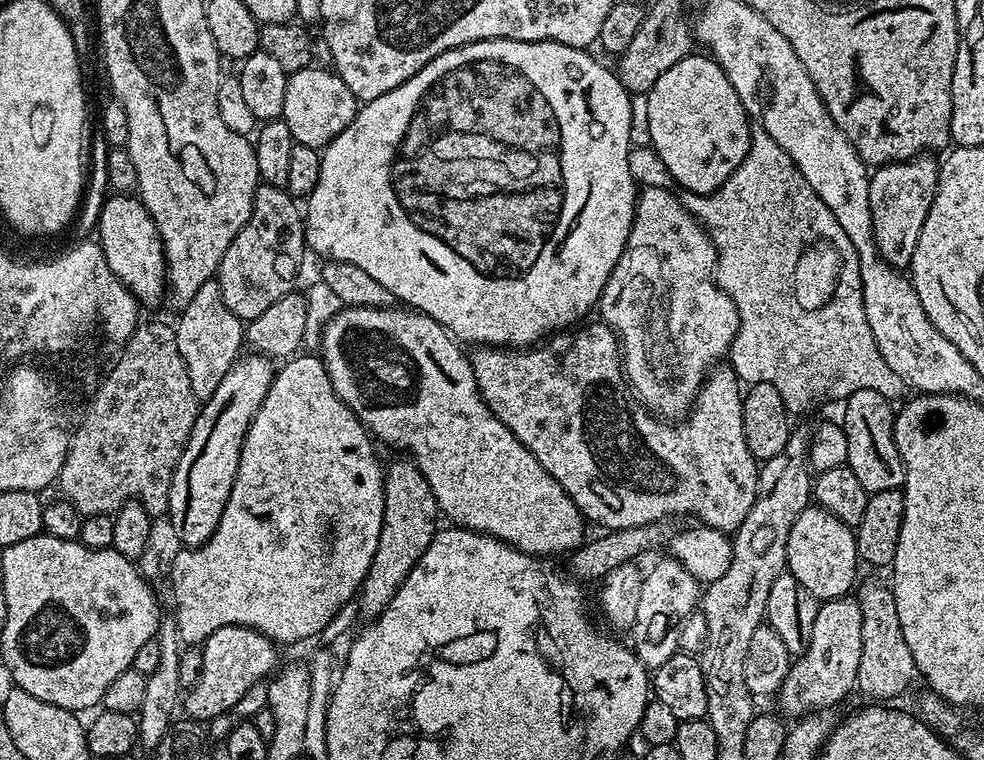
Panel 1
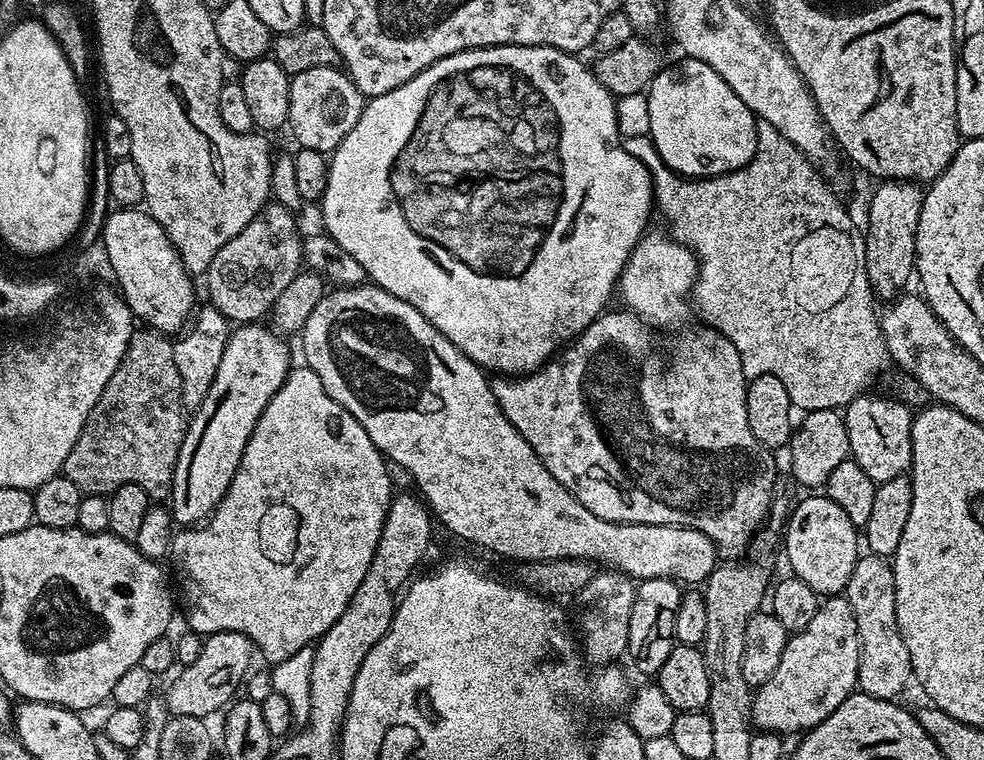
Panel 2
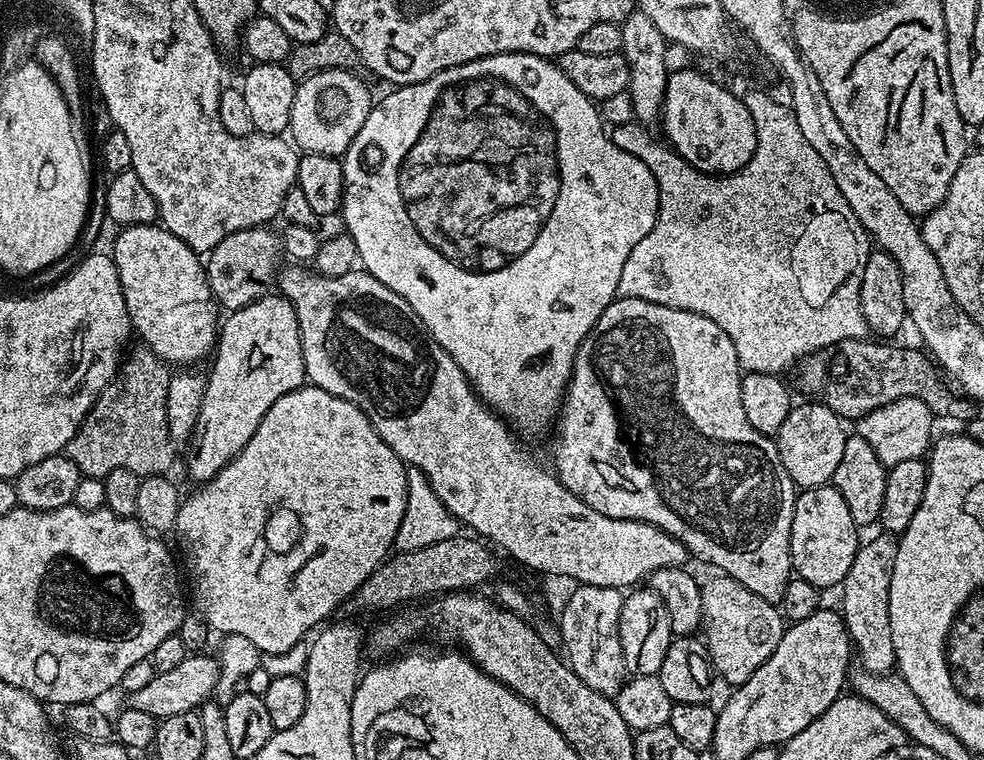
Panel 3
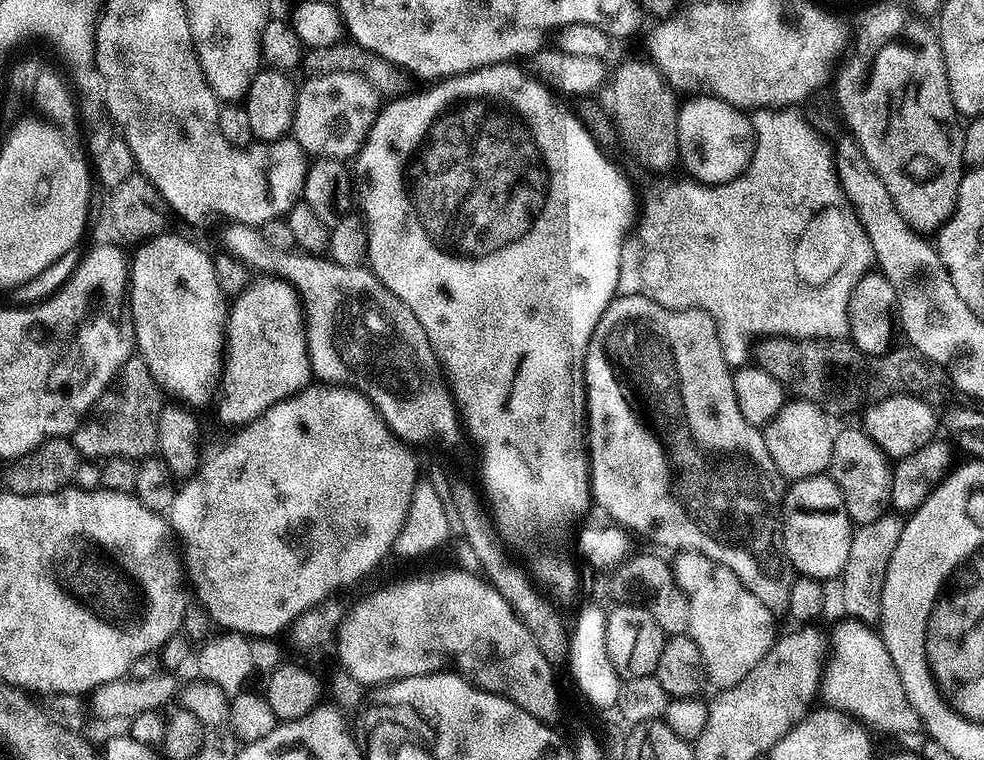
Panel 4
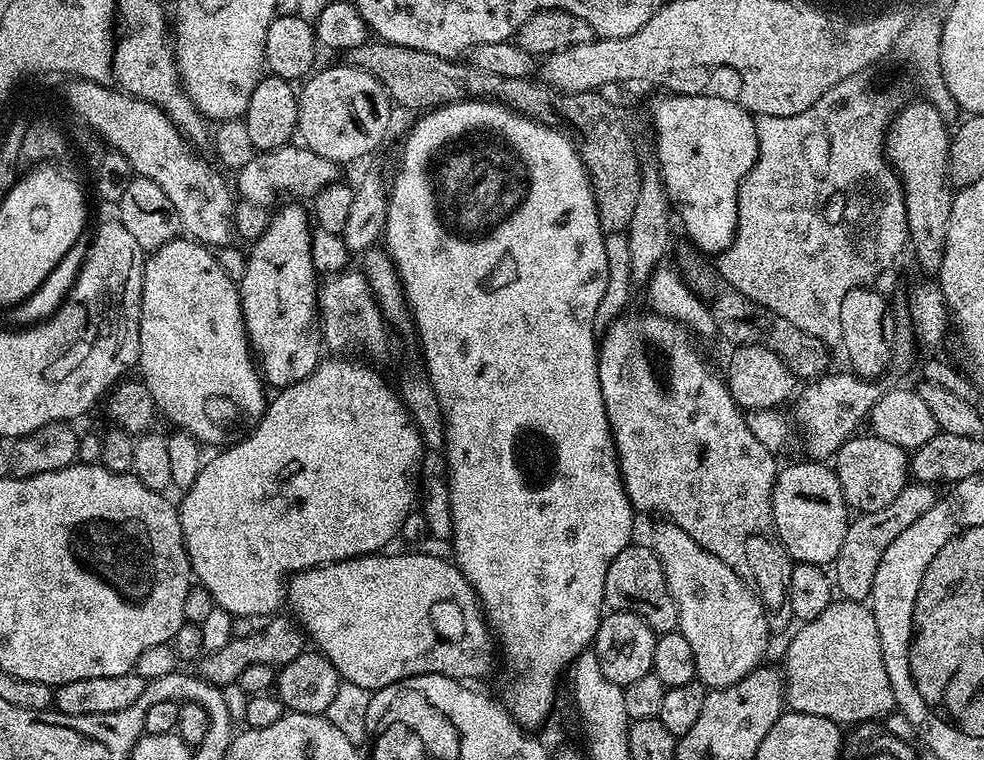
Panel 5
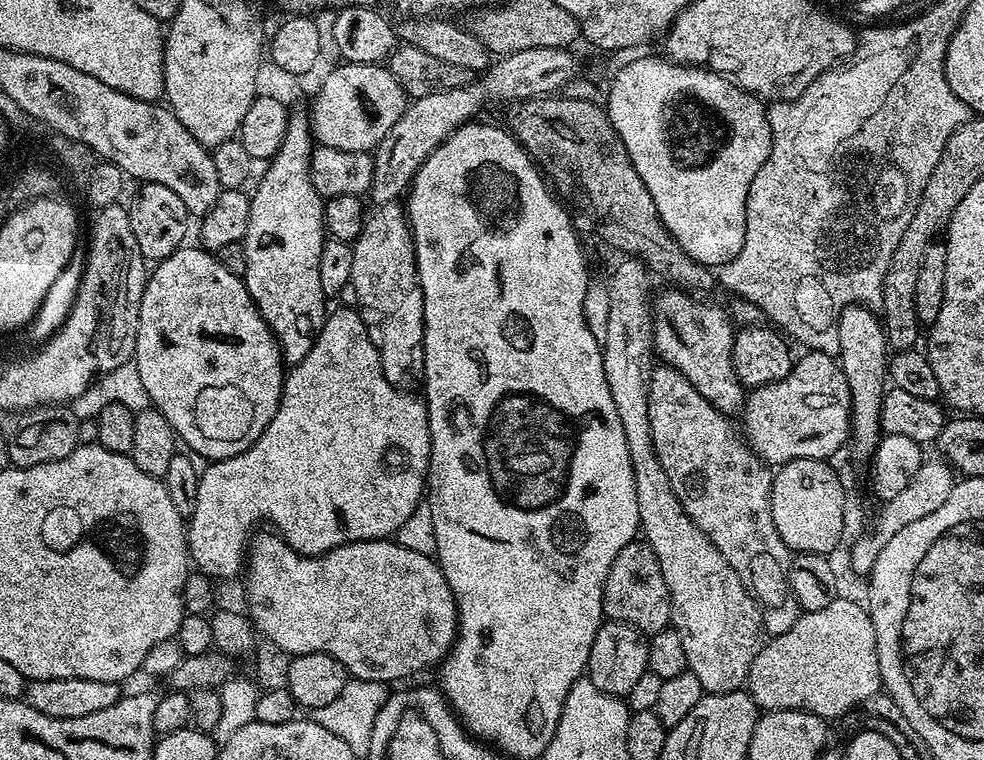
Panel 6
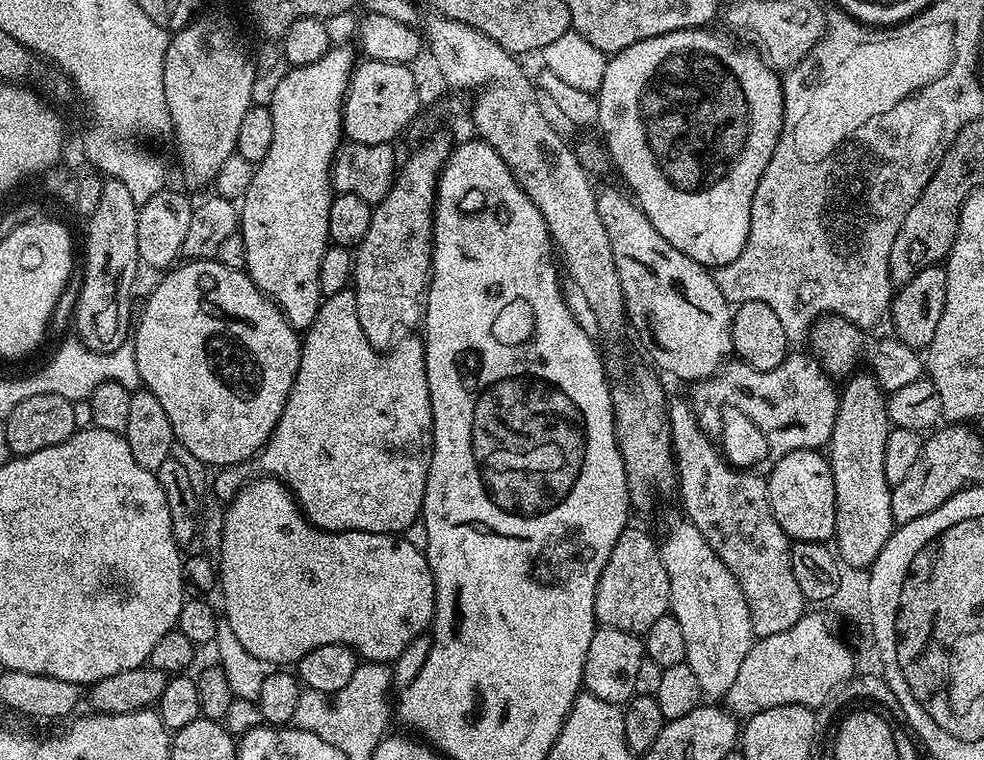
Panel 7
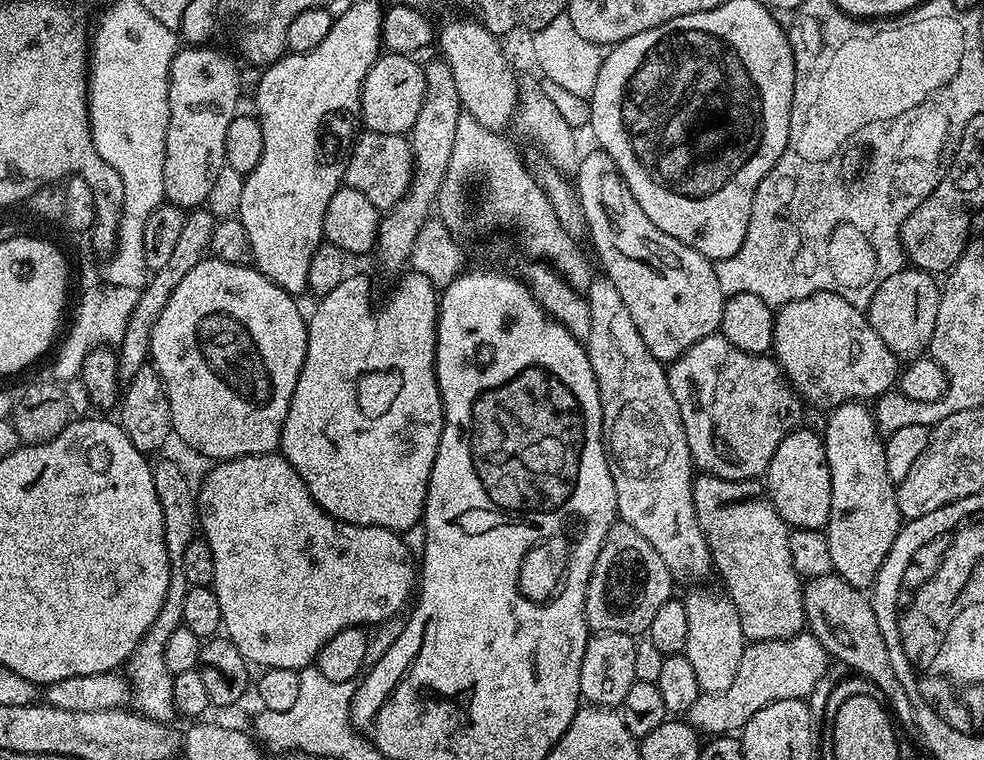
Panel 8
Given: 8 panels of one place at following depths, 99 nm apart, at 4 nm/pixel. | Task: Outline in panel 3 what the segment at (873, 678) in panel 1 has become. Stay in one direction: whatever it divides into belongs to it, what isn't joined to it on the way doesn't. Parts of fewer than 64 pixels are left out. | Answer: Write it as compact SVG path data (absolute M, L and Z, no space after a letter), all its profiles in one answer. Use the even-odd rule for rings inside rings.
M879 534L869 544L861 543L854 554L854 562L850 562L850 570L846 574L842 585L844 591L844 608L842 615L844 624L848 627L848 637L851 638L858 660L863 667L876 676L887 676L896 668L896 651L894 638L890 634L890 614L888 613L888 599L890 598L890 578L894 570L894 558L898 554L898 540L892 534Z

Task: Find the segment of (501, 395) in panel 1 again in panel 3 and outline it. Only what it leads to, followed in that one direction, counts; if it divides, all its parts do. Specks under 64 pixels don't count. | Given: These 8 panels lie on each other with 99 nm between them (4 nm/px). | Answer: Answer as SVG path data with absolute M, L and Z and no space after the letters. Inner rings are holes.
M621 296L613 300L610 306L606 306L602 318L598 318L578 350L568 390L564 394L564 403L558 413L560 441L552 452L552 460L556 463L555 471L566 490L586 502L586 506L598 510L598 514L606 514L615 520L637 520L653 524L666 534L678 538L678 542L682 542L695 559L697 556L698 559L713 564L723 575L737 580L742 586L746 586L746 590L758 594L758 598L779 602L786 594L786 586L794 578L790 530L798 489L782 466L775 439L763 436L761 432L754 430L754 426L750 426L746 410L742 410L741 379L742 369L734 350L734 342L730 334L726 334L726 330L718 326L718 322L710 322L710 318L702 314L694 314L681 308L651 304L642 298Z

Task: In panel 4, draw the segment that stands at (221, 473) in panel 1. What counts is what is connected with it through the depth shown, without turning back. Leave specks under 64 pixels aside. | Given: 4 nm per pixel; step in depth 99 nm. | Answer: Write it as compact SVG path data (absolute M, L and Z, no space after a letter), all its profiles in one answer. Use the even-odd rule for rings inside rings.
M276 274L253 279L231 301L226 325L225 371L222 392L227 397L220 412L224 424L243 426L270 406L309 387L313 379L304 329L304 305L287 280Z

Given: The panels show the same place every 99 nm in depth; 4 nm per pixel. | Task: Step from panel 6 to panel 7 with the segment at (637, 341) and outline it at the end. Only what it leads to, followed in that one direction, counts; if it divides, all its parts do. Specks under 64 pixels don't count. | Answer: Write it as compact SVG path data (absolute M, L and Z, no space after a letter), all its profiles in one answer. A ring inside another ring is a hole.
M691 520L670 521L668 537L661 539L658 547L662 566L666 566L670 578L670 615L678 618L686 641L686 662L698 677L698 686L705 697L727 697L734 678L738 678L742 658L746 658L754 643L750 606L746 606L734 574L714 554L710 542L702 538Z

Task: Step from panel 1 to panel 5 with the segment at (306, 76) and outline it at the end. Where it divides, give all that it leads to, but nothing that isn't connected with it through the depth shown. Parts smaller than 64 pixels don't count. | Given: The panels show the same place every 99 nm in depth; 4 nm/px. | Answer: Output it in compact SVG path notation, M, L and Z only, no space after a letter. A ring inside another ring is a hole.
M347 62L336 64L333 68L321 67L313 71L311 75L303 81L299 89L296 101L298 102L298 122L296 131L303 147L314 150L314 154L322 154L322 158L330 158L338 165L347 166L351 160L360 160L363 156L368 156L384 140L384 135L388 132L388 123L392 120L394 105L392 99L388 97L388 92L366 70L354 68Z

